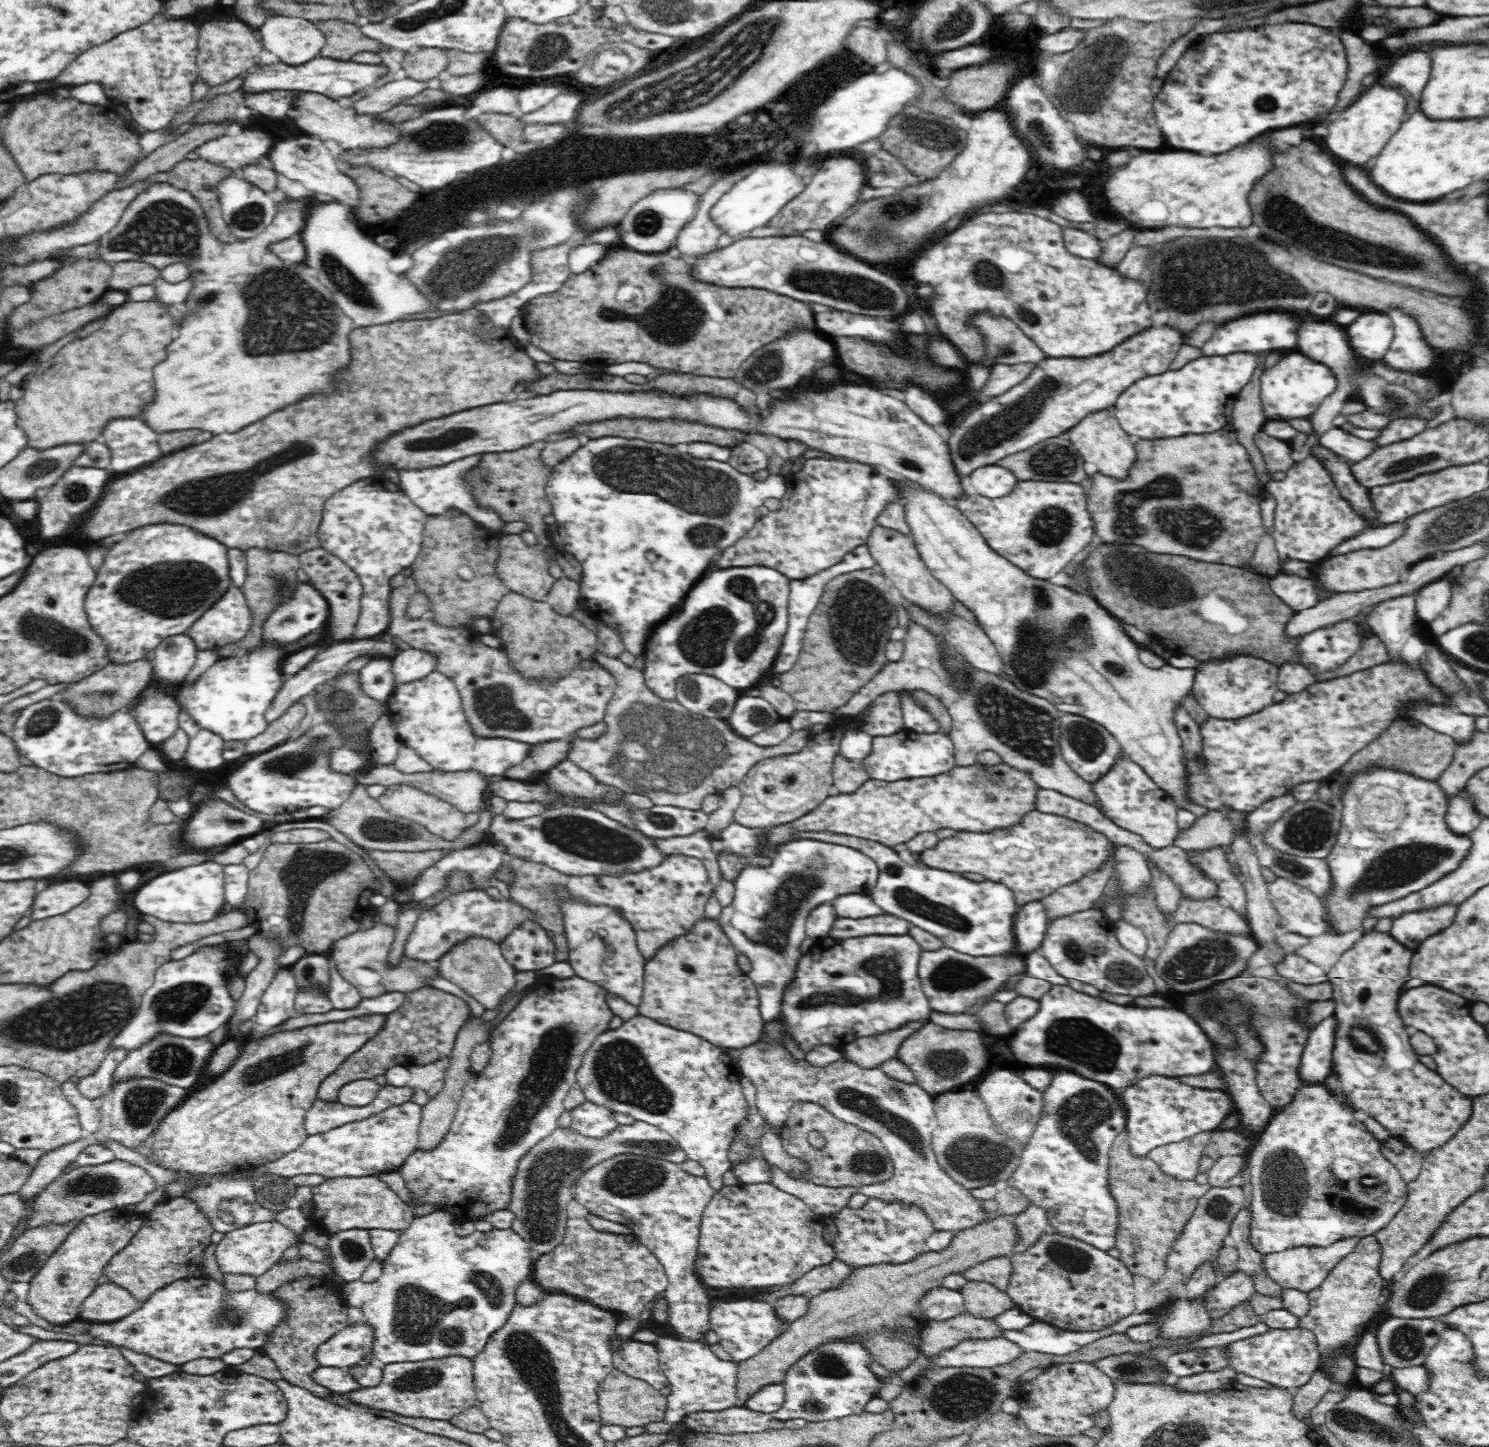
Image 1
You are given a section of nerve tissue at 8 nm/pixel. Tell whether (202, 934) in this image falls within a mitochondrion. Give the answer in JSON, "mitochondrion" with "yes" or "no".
{"mitochondrion":"no"}

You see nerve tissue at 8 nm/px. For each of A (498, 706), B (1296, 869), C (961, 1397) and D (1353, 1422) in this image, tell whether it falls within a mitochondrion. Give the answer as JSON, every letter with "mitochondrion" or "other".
{"A":"mitochondrion","B":"mitochondrion","C":"mitochondrion","D":"mitochondrion"}

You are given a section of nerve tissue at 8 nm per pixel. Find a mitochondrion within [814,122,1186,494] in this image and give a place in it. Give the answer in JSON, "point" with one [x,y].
{"point":[1014,418]}

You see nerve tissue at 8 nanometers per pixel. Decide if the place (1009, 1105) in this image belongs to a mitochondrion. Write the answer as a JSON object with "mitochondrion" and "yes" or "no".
{"mitochondrion":"yes"}

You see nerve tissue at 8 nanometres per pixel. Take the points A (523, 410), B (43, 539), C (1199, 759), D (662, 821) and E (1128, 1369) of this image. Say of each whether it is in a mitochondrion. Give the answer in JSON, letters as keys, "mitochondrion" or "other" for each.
{"A":"other","B":"other","C":"other","D":"mitochondrion","E":"mitochondrion"}

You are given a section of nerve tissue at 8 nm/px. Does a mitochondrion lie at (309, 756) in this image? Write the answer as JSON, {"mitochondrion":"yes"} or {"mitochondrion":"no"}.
{"mitochondrion":"yes"}

